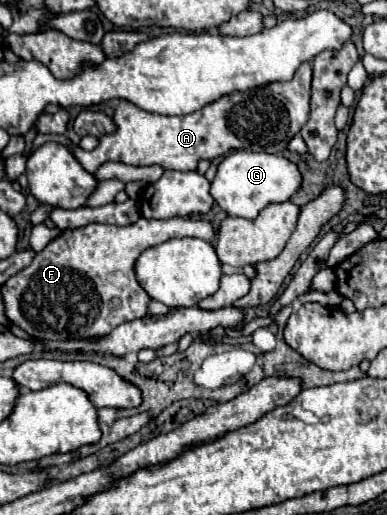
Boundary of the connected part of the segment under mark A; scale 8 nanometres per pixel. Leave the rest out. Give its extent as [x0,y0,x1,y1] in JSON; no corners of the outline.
[34,62,312,172]

